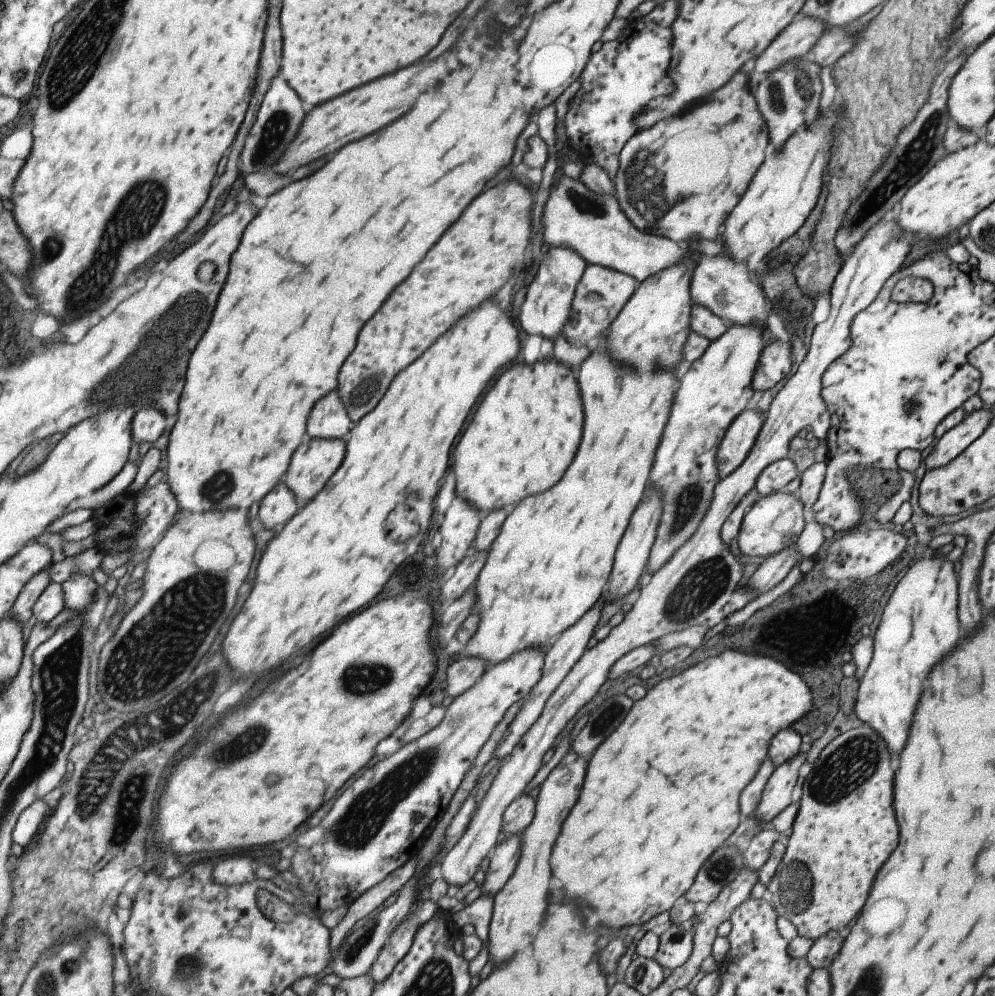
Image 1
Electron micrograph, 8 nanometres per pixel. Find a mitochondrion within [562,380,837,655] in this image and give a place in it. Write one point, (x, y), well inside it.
(700, 587)

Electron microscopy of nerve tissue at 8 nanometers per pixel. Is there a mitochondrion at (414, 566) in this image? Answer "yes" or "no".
no

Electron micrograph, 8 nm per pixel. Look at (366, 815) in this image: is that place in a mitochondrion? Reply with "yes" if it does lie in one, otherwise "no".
yes

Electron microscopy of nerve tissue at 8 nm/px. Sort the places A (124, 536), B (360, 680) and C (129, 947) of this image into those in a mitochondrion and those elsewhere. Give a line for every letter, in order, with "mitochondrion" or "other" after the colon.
A: other
B: mitochondrion
C: other

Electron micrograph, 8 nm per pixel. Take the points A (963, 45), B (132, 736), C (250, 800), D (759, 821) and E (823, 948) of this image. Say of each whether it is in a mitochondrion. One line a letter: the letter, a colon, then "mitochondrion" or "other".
A: other
B: mitochondrion
C: other
D: other
E: other

